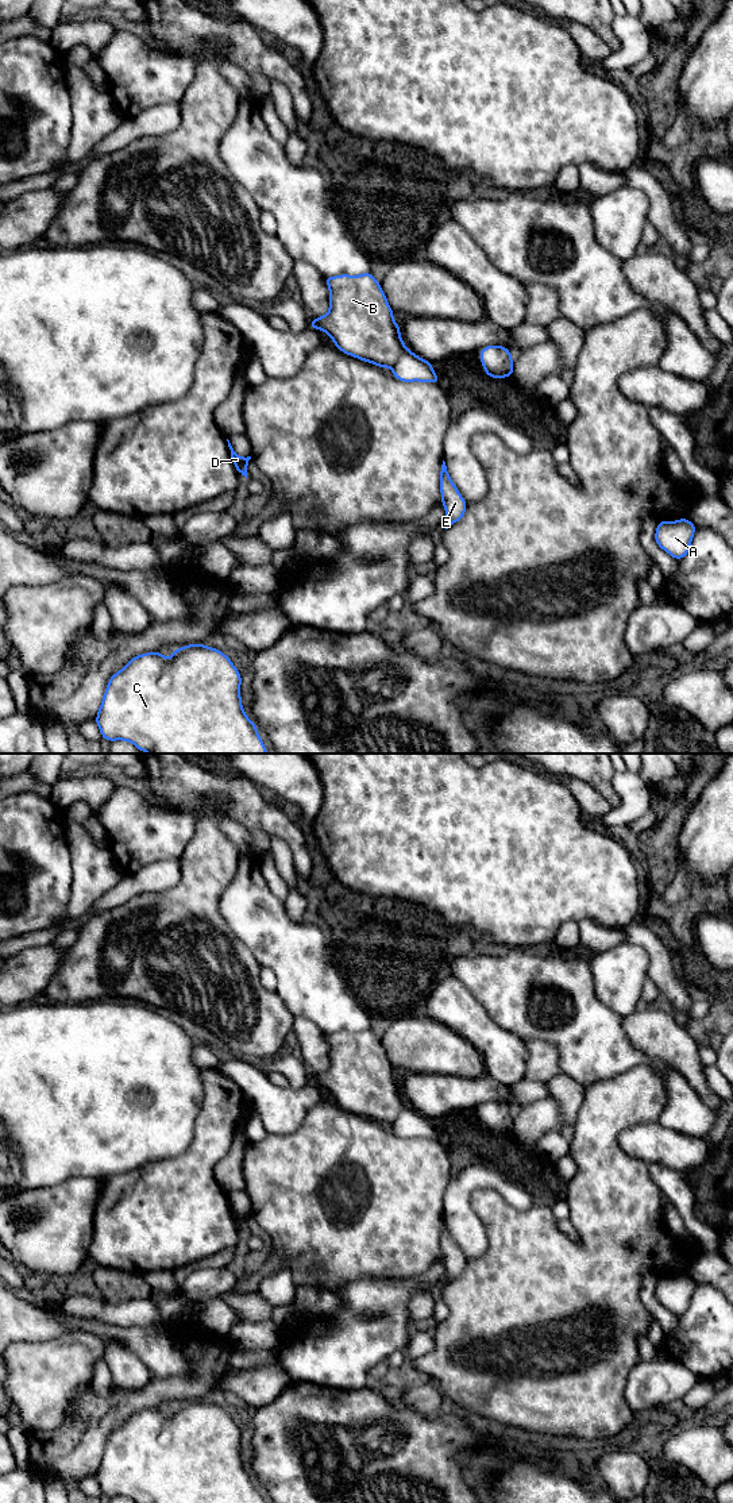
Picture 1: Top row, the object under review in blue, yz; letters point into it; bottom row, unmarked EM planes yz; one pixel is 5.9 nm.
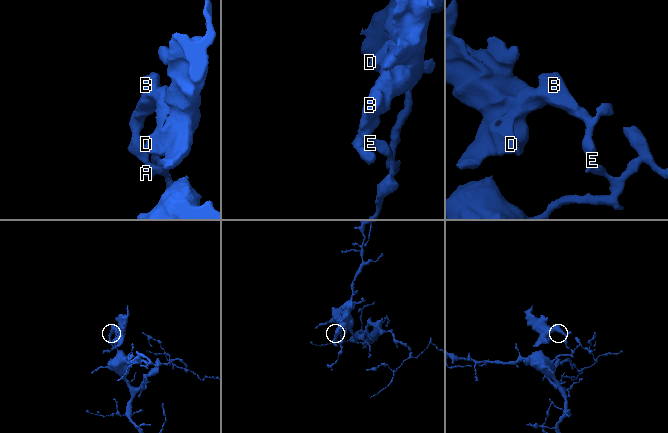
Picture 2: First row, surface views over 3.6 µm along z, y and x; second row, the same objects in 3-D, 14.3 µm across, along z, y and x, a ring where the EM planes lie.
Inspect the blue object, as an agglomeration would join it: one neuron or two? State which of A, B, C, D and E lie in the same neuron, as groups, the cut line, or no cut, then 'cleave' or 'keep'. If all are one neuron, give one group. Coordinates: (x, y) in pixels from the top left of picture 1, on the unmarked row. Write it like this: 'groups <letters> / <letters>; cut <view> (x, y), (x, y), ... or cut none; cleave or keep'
groups A C E / B D; cut yz (406, 1105), (392, 1124); cleave

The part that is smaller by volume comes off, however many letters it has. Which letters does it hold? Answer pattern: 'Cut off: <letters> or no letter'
Cut off: B, D

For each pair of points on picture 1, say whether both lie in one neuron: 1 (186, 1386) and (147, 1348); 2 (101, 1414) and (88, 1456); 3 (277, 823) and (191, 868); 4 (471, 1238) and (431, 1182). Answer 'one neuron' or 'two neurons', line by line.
1: two neurons
2: one neuron
3: two neurons
4: two neurons

